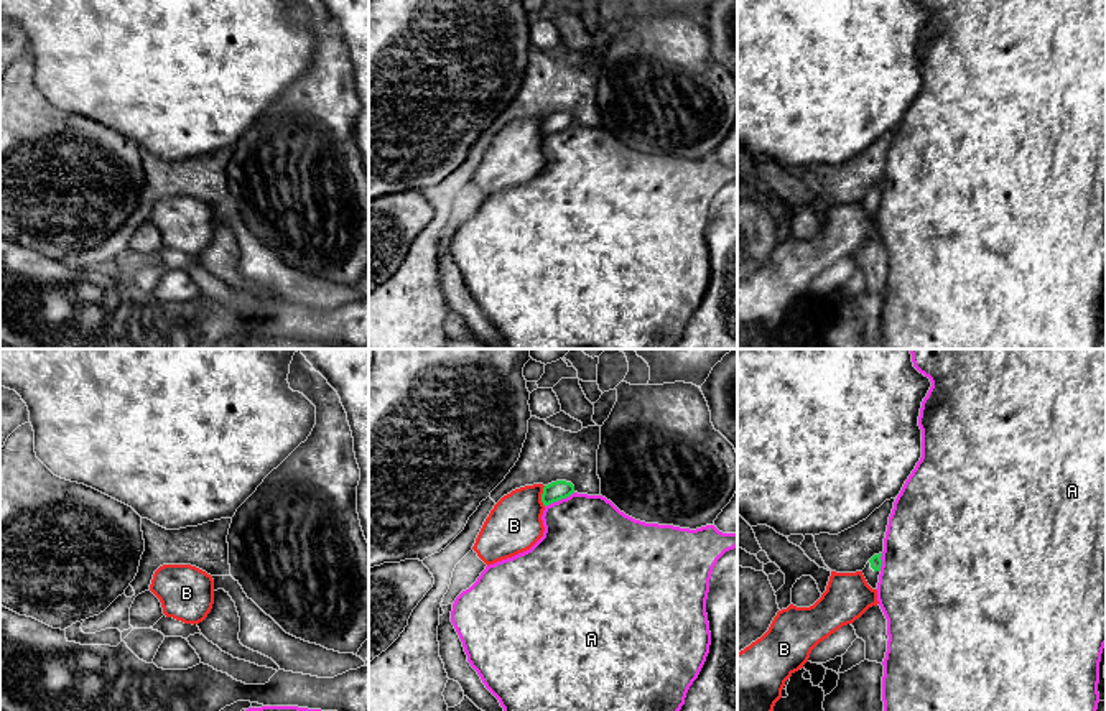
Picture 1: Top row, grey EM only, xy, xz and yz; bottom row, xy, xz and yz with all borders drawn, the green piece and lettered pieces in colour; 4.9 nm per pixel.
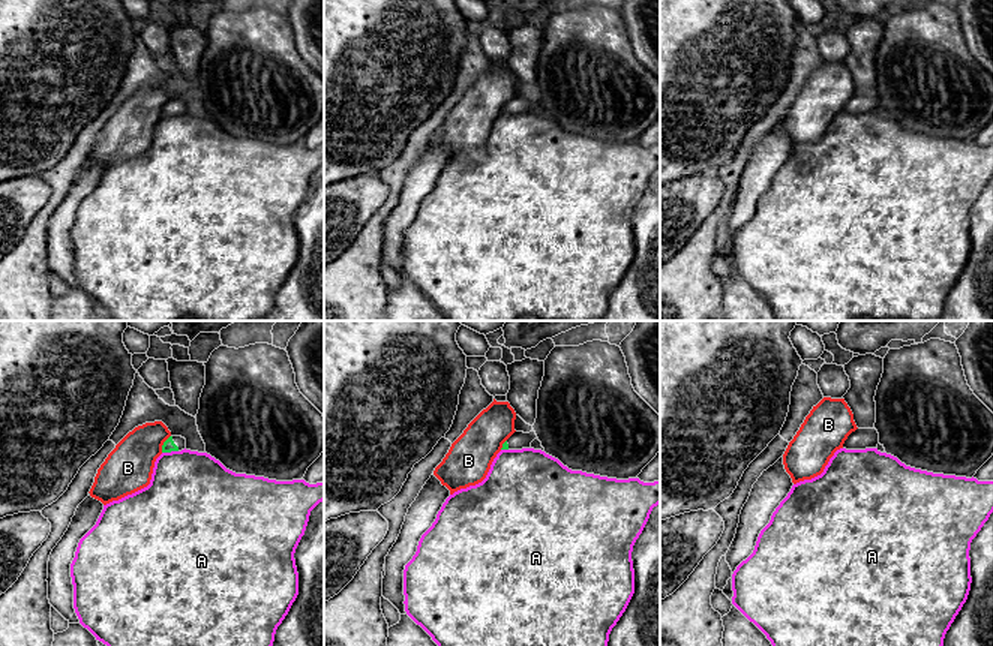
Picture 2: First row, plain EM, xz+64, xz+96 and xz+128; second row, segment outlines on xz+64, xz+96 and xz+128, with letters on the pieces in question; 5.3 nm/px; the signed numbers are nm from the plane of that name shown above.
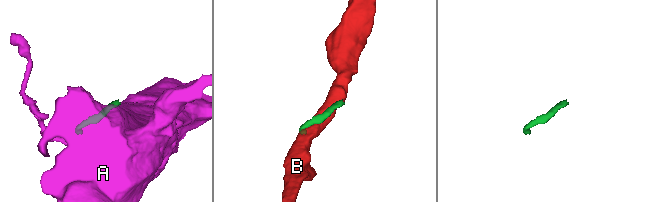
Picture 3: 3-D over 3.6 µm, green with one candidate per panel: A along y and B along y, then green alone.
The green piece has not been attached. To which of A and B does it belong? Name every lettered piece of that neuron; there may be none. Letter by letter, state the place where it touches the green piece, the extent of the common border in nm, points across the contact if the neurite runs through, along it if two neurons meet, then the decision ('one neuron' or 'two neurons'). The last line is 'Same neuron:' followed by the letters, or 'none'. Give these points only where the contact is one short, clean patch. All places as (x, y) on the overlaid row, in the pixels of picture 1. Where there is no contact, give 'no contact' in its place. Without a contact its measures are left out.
A: contact xz (560, 499); length 170 nm; two neurons
B: contact xz (542, 496); length 100 nm; two neurons
Same neuron: none

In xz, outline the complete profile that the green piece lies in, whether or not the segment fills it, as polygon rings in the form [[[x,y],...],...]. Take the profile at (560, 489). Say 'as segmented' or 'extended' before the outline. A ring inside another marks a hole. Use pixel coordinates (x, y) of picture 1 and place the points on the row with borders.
as segmented; [[[556,481],[543,487],[541,502],[550,505],[574,494],[574,486],[566,481]]]

